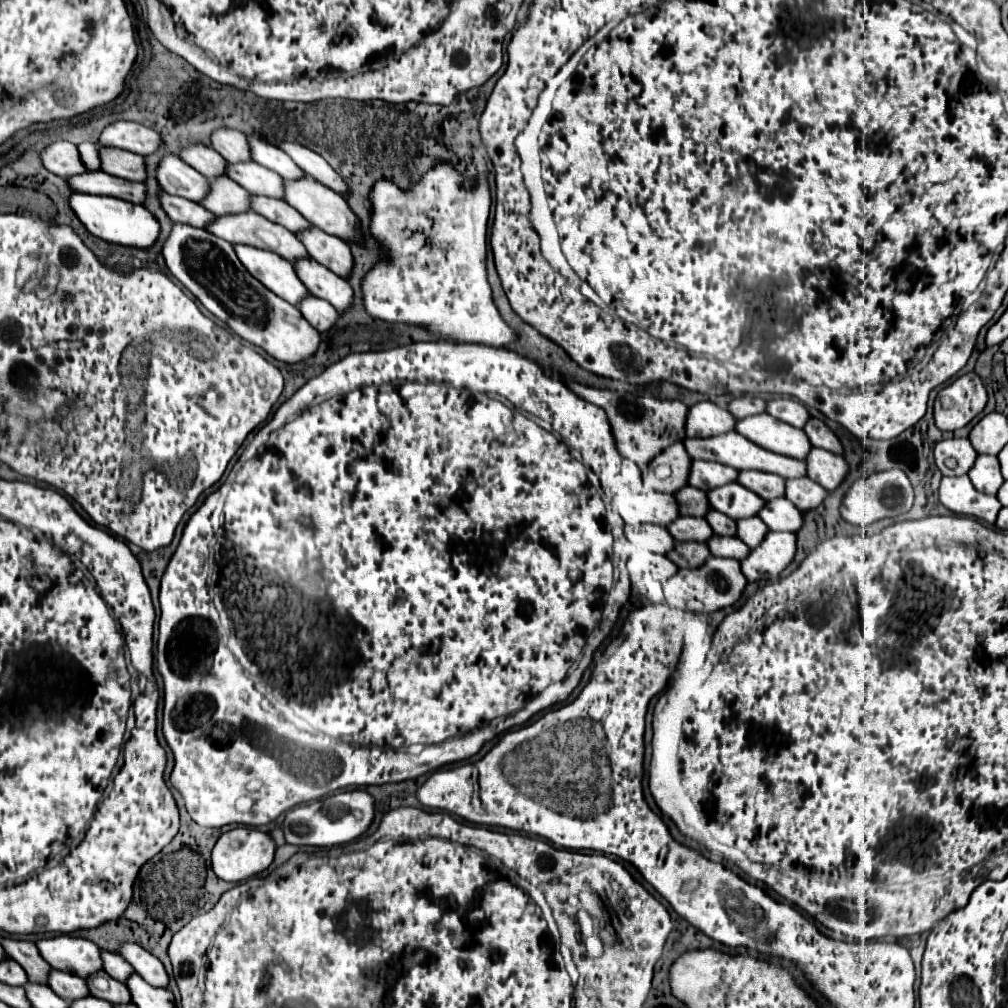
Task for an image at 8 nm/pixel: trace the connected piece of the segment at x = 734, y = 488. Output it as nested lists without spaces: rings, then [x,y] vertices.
[[[728,483],[724,487],[712,489],[708,493],[712,509],[728,515],[730,519],[746,519],[756,517],[766,501],[762,501],[756,493],[742,487],[740,483]]]

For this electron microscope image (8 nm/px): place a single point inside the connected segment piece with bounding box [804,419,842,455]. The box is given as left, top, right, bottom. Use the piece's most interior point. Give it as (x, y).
(820, 435)

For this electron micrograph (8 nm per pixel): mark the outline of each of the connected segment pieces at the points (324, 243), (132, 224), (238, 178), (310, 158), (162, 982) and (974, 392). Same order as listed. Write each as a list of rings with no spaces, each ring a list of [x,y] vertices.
[[[310,227],[298,233],[298,239],[304,243],[312,259],[316,259],[320,265],[330,269],[338,277],[350,279],[354,269],[354,257],[344,241],[320,231],[318,227]]]
[[[74,193],[70,197],[70,205],[72,205],[76,217],[82,221],[82,225],[92,235],[96,235],[96,237],[100,237],[108,243],[148,249],[160,237],[160,223],[144,205],[134,205],[130,201],[122,201],[122,199],[116,199],[116,197],[90,195],[90,193]]]
[[[254,161],[228,165],[228,177],[234,179],[238,185],[242,185],[252,195],[284,199],[282,197],[284,195],[284,179],[278,173],[258,165]]]
[[[278,141],[278,147],[282,147],[294,159],[294,163],[298,163],[298,167],[302,167],[318,183],[334,189],[340,195],[346,195],[350,191],[348,185],[346,185],[346,181],[318,153],[310,151],[308,147],[302,147],[298,143],[288,143],[288,141]]]
[[[124,943],[120,947],[120,953],[124,959],[128,959],[130,965],[134,965],[136,973],[146,983],[150,983],[152,987],[168,987],[170,977],[168,977],[166,969],[158,957],[154,957],[152,953],[148,953],[146,949],[142,949],[136,943]]]
[[[966,373],[944,387],[934,401],[936,427],[942,431],[956,431],[968,425],[984,411],[988,401],[986,389],[976,373]]]

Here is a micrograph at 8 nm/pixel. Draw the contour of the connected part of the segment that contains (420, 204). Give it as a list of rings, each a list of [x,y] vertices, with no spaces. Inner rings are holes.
[[[446,167],[428,179],[422,177],[410,191],[400,191],[394,183],[384,179],[374,185],[370,195],[374,205],[370,233],[380,241],[394,241],[394,245],[388,247],[392,261],[380,263],[366,275],[362,283],[364,305],[372,317],[388,323],[426,325],[432,333],[458,343],[506,347],[516,337],[492,301],[492,290],[484,269],[490,191],[484,179],[480,179],[480,185],[472,191],[460,189],[462,181],[462,175],[452,167]],[[458,197],[462,199],[460,205]],[[402,237],[412,239],[412,247],[406,251],[402,247]],[[422,247],[430,253],[422,263],[416,261],[412,265],[412,259],[416,257],[412,253]]]

